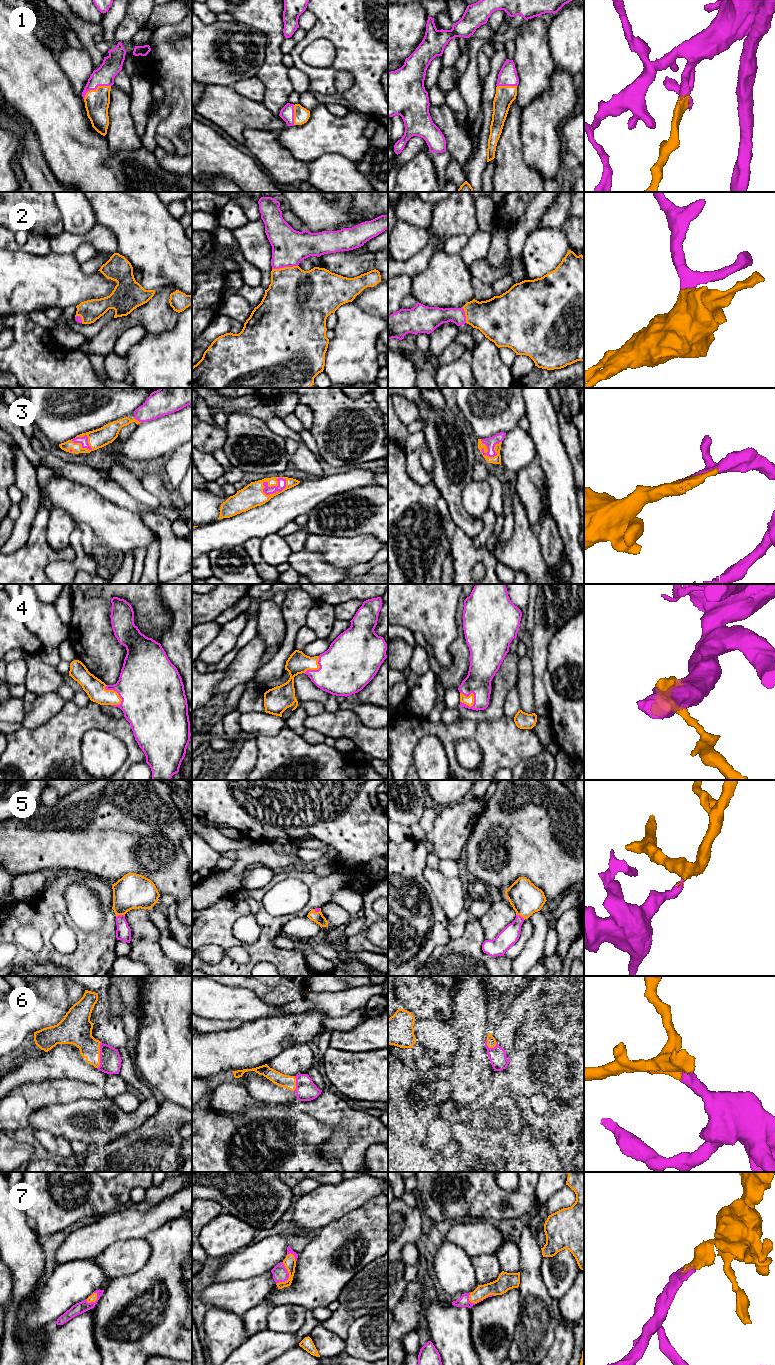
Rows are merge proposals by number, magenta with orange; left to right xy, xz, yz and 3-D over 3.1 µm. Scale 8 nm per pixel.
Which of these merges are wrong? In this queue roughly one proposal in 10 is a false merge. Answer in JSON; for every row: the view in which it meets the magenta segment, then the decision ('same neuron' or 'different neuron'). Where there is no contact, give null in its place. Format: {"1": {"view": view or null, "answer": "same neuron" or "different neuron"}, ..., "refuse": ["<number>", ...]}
{"1": {"view": "xy", "answer": "same neuron"}, "2": {"view": "xz", "answer": "same neuron"}, "3": {"view": "xz", "answer": "same neuron"}, "4": {"view": "yz", "answer": "same neuron"}, "5": {"view": "yz", "answer": "same neuron"}, "6": {"view": "xy", "answer": "same neuron"}, "7": {"view": "yz", "answer": "same neuron"}, "refuse": []}

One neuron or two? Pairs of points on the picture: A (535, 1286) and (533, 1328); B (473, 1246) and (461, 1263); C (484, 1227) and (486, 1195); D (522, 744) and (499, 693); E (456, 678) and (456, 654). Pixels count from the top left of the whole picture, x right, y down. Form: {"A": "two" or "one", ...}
{"A": "one", "B": "two", "C": "two", "D": "two", "E": "one"}

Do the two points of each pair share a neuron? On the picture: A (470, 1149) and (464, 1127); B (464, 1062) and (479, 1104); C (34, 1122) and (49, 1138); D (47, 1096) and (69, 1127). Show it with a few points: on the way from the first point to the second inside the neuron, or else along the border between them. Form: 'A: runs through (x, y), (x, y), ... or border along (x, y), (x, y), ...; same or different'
A: runs through (469, 1144), (464, 1137), (464, 1132); same
B: border along (480, 1095), (468, 1105); different
C: border along (33, 1129), (45, 1129), (62, 1137); different
D: border along (77, 1099), (71, 1102), (42, 1106), (32, 1113); different

